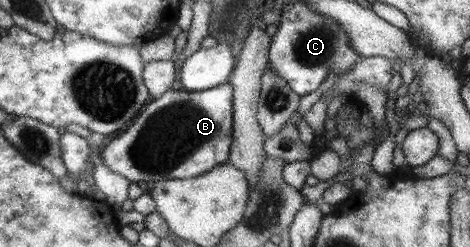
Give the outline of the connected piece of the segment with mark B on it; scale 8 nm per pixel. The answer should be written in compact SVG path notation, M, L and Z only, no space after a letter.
M228 82L197 93L169 89L145 105L124 132L101 147L99 157L129 183L197 177L227 162L231 129L232 89Z

